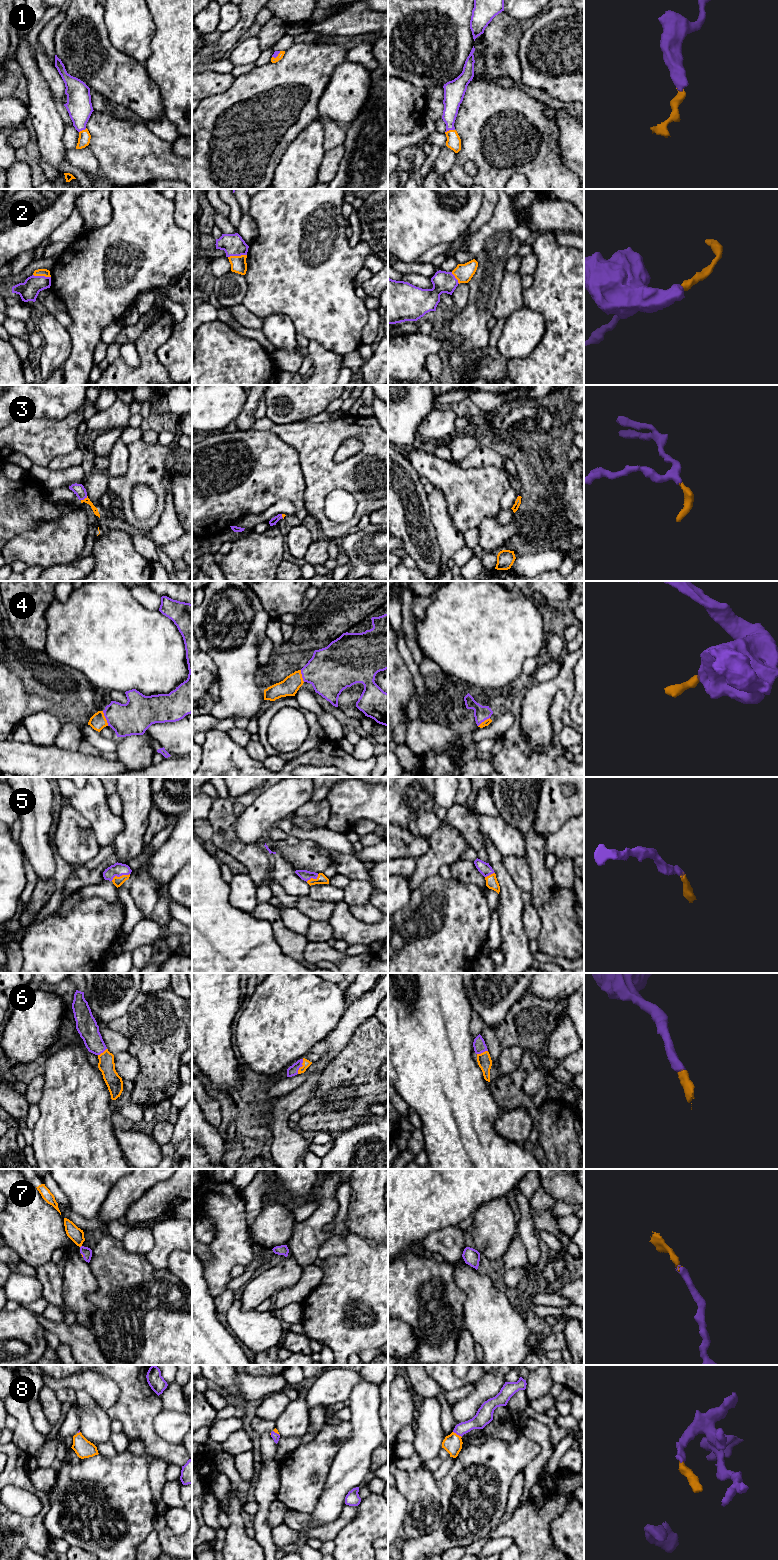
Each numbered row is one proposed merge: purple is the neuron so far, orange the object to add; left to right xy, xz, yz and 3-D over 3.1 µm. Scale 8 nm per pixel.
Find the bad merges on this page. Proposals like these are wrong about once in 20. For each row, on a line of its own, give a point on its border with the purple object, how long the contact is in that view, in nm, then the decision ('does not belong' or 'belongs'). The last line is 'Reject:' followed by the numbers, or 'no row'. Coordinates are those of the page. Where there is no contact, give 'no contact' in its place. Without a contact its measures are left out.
1: meets purple in yz at (449, 129); contact 80 nm long; belongs
2: meets purple in xz at (237, 255); contact 150 nm long; belongs
3: meets purple in xy at (84, 498); contact 70 nm long; belongs
4: meets purple in xy at (105, 717); contact 130 nm long; belongs
5: meets purple in xy at (120, 875); contact 160 nm long; belongs
6: meets purple in xz at (301, 1066); contact 130 nm long; belongs
7: meets purple in xy at (82, 1254); contact 40 nm long; belongs
8: meets purple in yz at (457, 1434); contact 90 nm long; belongs
Reject: no row

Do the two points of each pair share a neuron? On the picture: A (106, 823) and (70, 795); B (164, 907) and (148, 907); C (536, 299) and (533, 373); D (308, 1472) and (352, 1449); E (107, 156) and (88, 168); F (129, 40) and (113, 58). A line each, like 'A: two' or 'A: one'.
A: one
B: two
C: one
D: two
E: two
F: two

